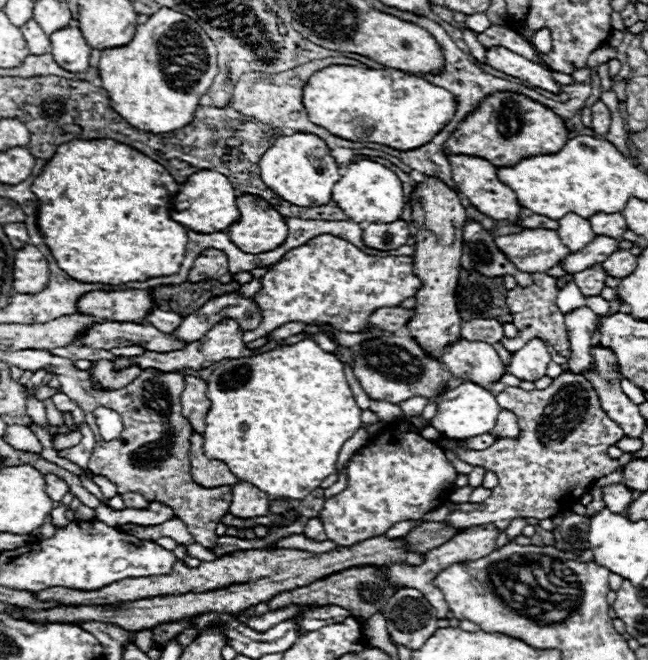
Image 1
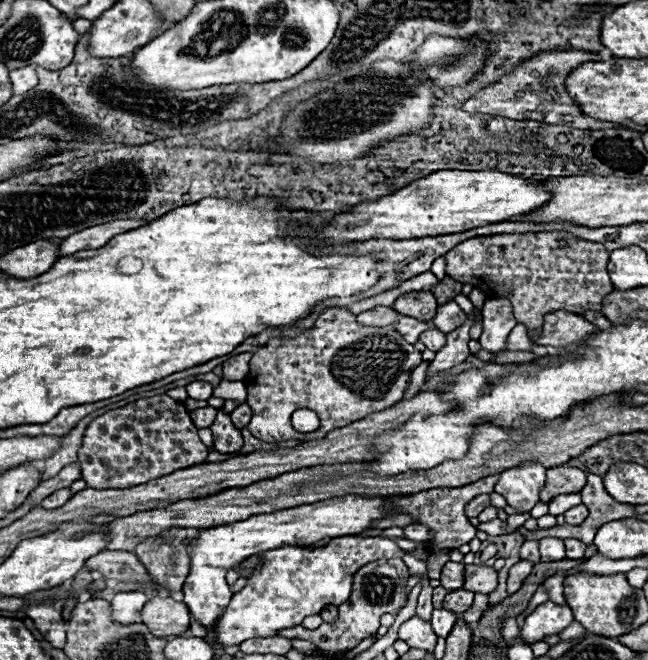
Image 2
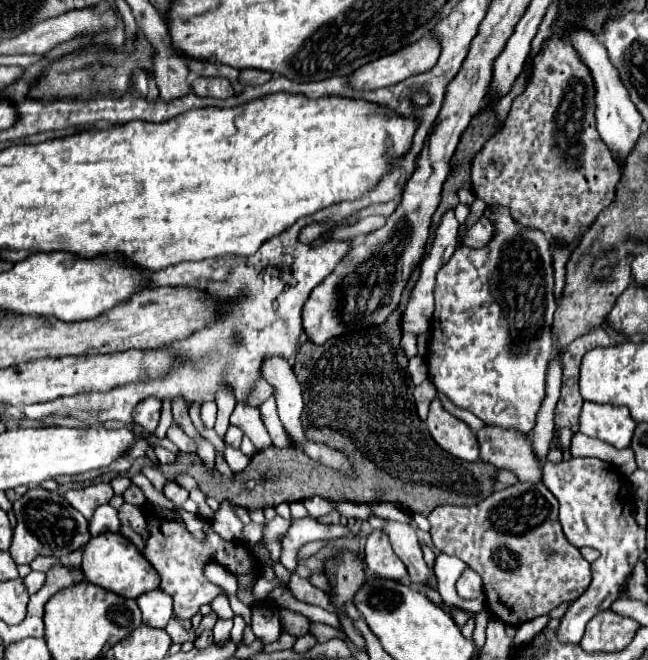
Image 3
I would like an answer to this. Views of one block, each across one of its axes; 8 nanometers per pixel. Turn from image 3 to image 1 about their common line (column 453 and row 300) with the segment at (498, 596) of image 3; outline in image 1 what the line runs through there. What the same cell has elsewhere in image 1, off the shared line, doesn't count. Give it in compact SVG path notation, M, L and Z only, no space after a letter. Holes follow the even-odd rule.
M532 274L534 276L534 284L528 288L520 288L516 286L514 290L508 290L506 296L506 306L512 314L512 324L520 330L518 338L502 338L500 342L506 346L506 350L514 352L518 348L522 348L530 338L542 338L546 342L550 342L550 346L562 354L564 358L570 356L570 342L568 342L568 332L566 332L566 324L564 324L564 316L560 314L558 306L556 306L556 280L554 276L548 274Z

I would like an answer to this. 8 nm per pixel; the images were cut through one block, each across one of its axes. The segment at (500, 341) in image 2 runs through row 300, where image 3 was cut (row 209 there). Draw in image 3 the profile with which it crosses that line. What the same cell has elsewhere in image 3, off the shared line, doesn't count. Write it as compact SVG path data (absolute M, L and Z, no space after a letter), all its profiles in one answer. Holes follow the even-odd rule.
M488 206L484 216L494 222L496 238L478 250L458 248L436 276L430 374L434 374L434 386L458 408L470 410L486 424L528 432L544 400L544 380L554 348L550 324L556 302L550 242L540 230L520 226L502 206Z

